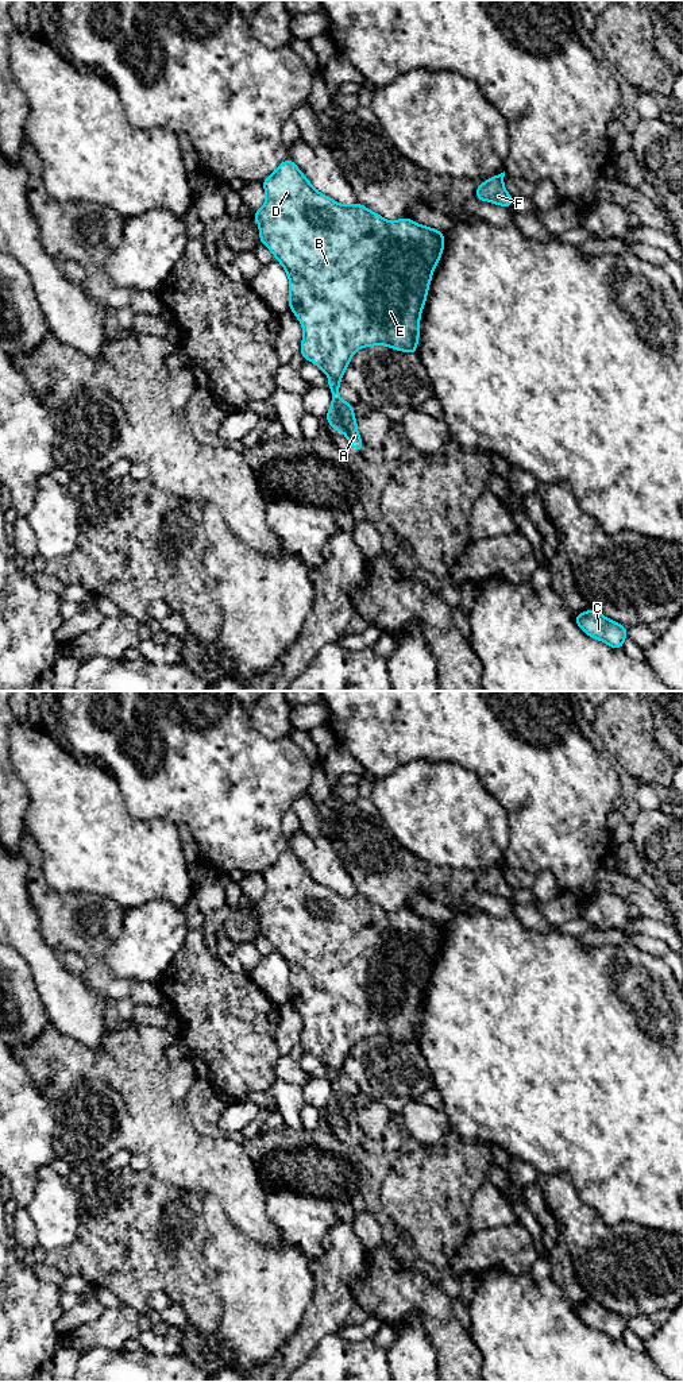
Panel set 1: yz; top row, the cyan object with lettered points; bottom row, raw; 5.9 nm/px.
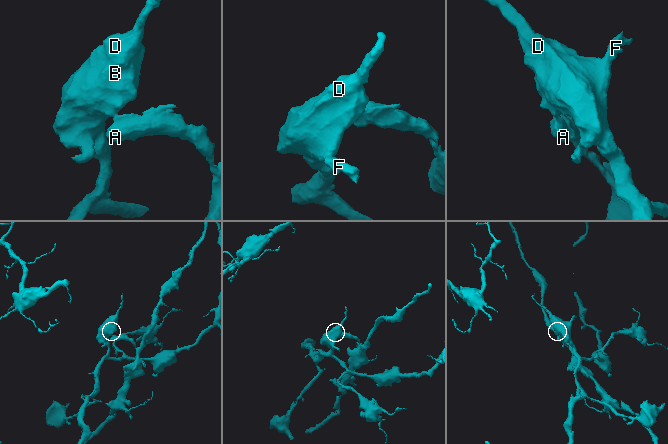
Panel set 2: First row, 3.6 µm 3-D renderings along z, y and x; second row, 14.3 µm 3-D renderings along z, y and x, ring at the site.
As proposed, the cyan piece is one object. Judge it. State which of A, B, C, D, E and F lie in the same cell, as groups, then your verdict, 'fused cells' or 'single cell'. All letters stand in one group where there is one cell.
A / B C D E F | fused cells

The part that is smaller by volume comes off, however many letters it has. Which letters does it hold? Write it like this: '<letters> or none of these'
A

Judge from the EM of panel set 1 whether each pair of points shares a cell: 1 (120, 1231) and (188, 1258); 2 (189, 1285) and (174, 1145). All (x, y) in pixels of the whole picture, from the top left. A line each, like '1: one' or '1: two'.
1: one
2: two

